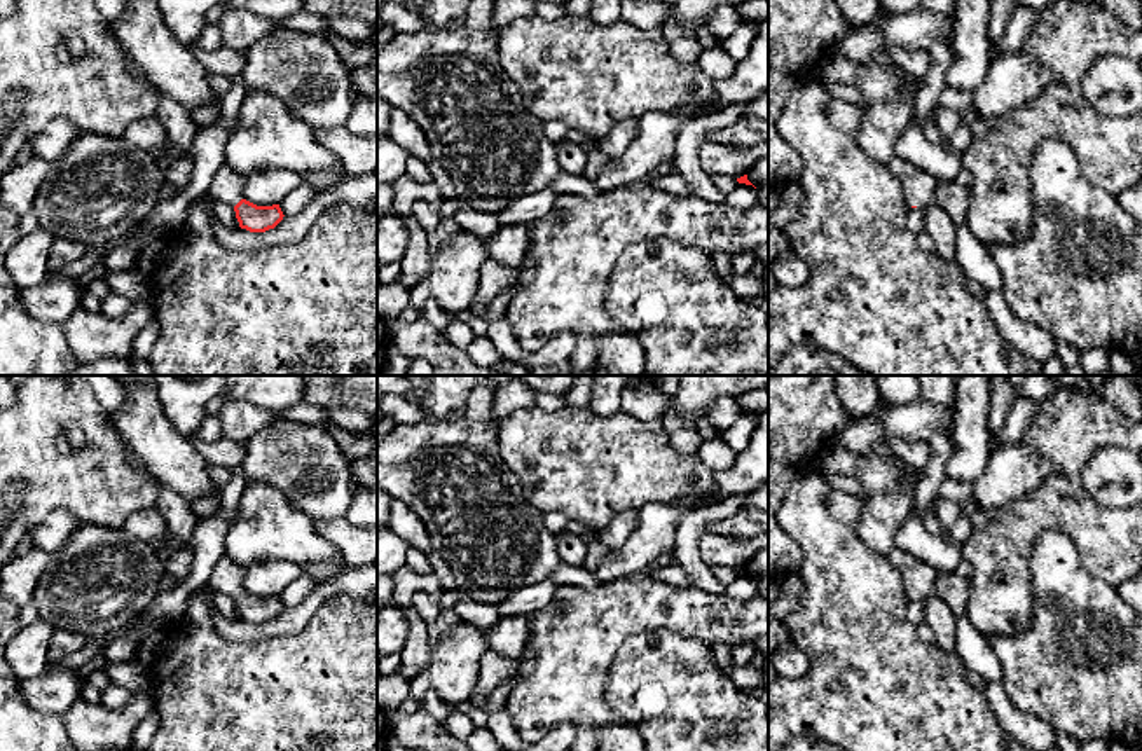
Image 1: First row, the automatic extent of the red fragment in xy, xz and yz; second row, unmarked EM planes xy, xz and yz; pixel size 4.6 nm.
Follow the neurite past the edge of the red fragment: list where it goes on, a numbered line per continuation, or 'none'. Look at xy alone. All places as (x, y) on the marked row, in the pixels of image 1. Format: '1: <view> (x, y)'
1: xy (227, 186)

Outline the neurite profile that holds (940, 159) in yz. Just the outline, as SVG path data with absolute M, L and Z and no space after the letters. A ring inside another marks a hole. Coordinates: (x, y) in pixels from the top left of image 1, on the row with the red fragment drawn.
M913 117L908 127L901 133L894 152L941 182L955 180L964 168L962 154L946 140L936 143L929 141L917 122L917 117Z

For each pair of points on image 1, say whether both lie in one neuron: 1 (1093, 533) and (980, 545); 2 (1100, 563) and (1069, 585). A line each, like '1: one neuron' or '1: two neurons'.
1: one neuron
2: two neurons

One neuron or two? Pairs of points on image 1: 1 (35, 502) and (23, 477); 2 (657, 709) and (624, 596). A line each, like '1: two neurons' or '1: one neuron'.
1: one neuron
2: two neurons

